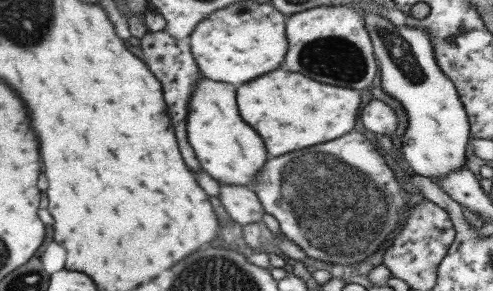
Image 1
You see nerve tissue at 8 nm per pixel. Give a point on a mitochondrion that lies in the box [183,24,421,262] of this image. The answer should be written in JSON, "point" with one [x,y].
{"point":[333,58]}

